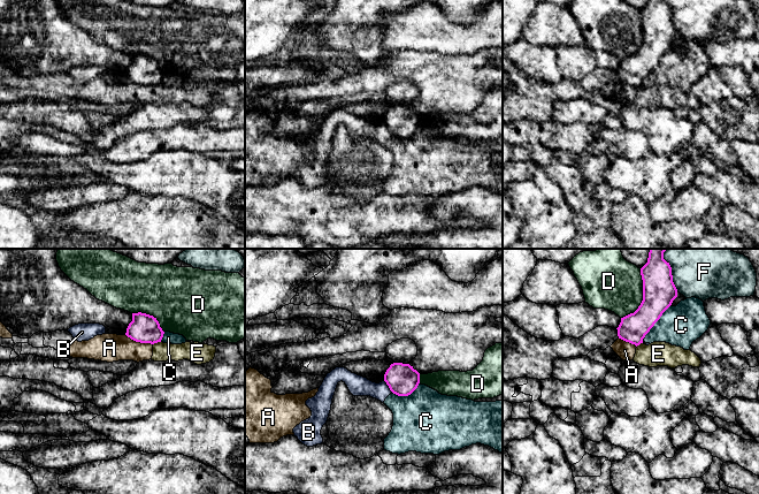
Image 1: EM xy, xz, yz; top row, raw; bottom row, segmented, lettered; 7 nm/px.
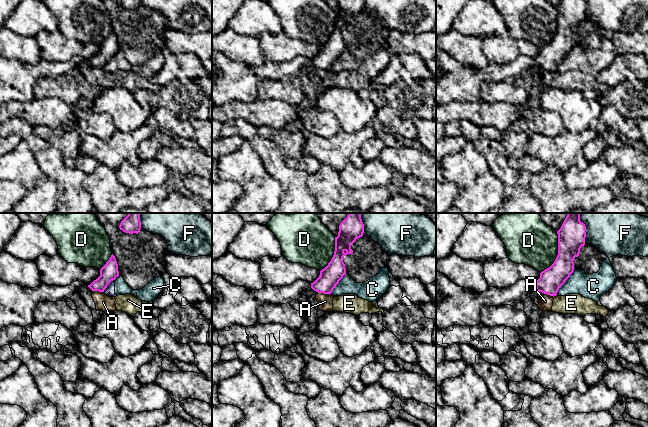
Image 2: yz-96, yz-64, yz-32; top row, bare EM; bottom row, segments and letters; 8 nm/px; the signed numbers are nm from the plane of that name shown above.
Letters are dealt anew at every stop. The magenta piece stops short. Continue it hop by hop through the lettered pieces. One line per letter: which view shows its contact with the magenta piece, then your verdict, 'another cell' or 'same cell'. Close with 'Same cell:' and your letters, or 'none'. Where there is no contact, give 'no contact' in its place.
A: contact in xy; another cell
B: contact in xz; another cell
C: contact in yz; another cell
D: contact in yz; another cell
E: contact in xy; another cell
F: contact in yz; another cell
Same cell: none

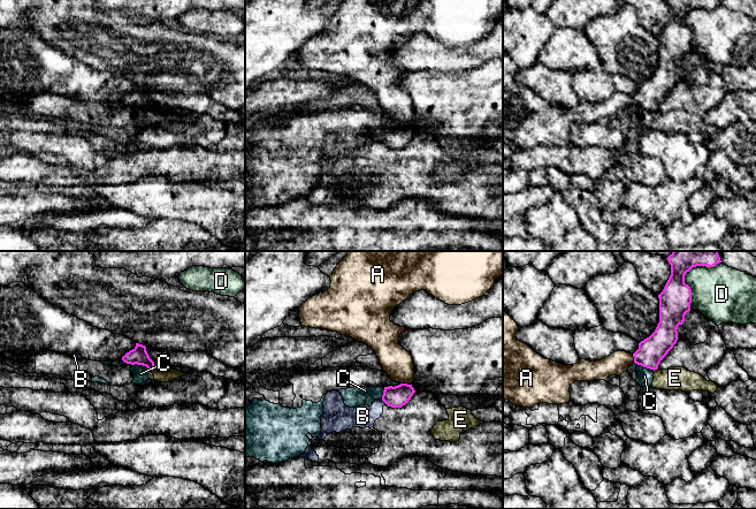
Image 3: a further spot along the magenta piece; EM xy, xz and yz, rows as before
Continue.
A: contact in xz; same cell
B: contact in xz; another cell
C: contact in yz; another cell
D: contact in yz; another cell
E: contact in yz; another cell
Same cell: A

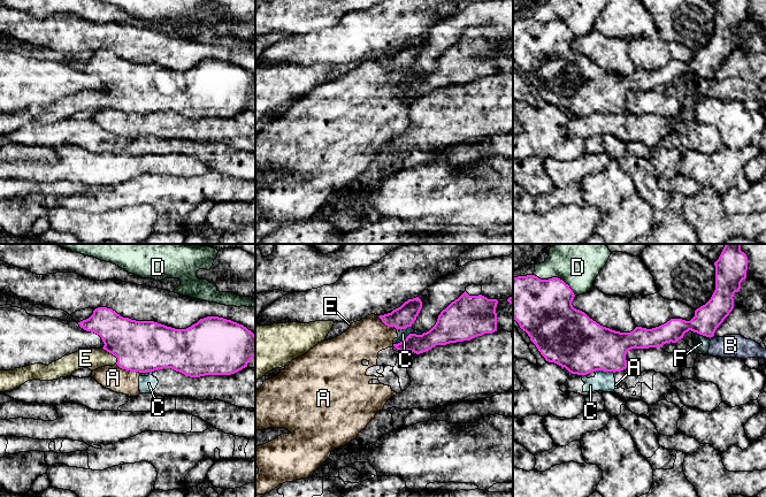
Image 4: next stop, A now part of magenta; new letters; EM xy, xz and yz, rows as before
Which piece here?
A: contact in xz; another cell
B: contact in yz; another cell
C: contact in xz; another cell
D: contact in yz; another cell
E: contact in xy; same cell
F: contact in yz; another cell
Same cell: E

